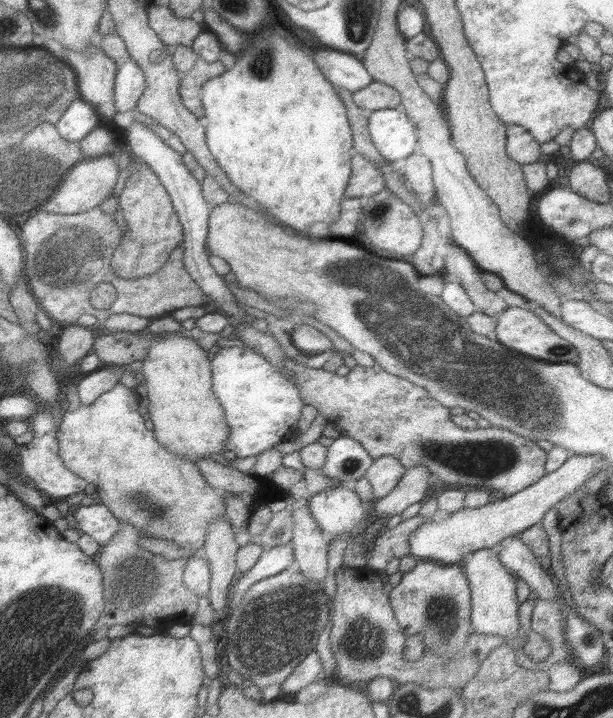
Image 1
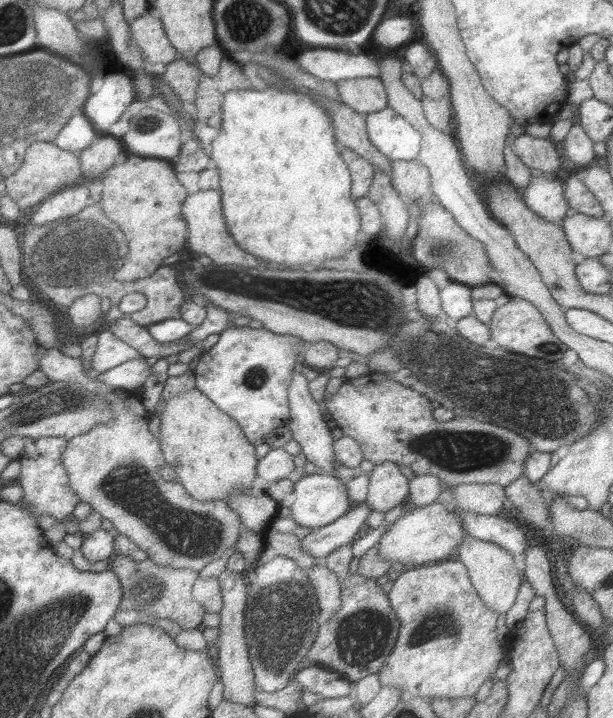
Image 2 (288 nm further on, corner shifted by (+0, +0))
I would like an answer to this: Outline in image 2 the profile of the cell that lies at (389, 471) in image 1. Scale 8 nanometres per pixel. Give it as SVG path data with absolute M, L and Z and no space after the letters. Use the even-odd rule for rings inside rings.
M383 462L371 470L365 500L371 510L387 512L397 504L405 504L405 496L409 496L409 480L399 472L397 464Z

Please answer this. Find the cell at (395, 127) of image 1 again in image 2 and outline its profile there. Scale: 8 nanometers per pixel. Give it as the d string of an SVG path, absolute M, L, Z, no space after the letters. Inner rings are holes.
M383 108L379 112L371 112L365 116L367 122L367 136L371 144L393 160L417 160L419 152L419 134L415 128L403 120L393 108Z

